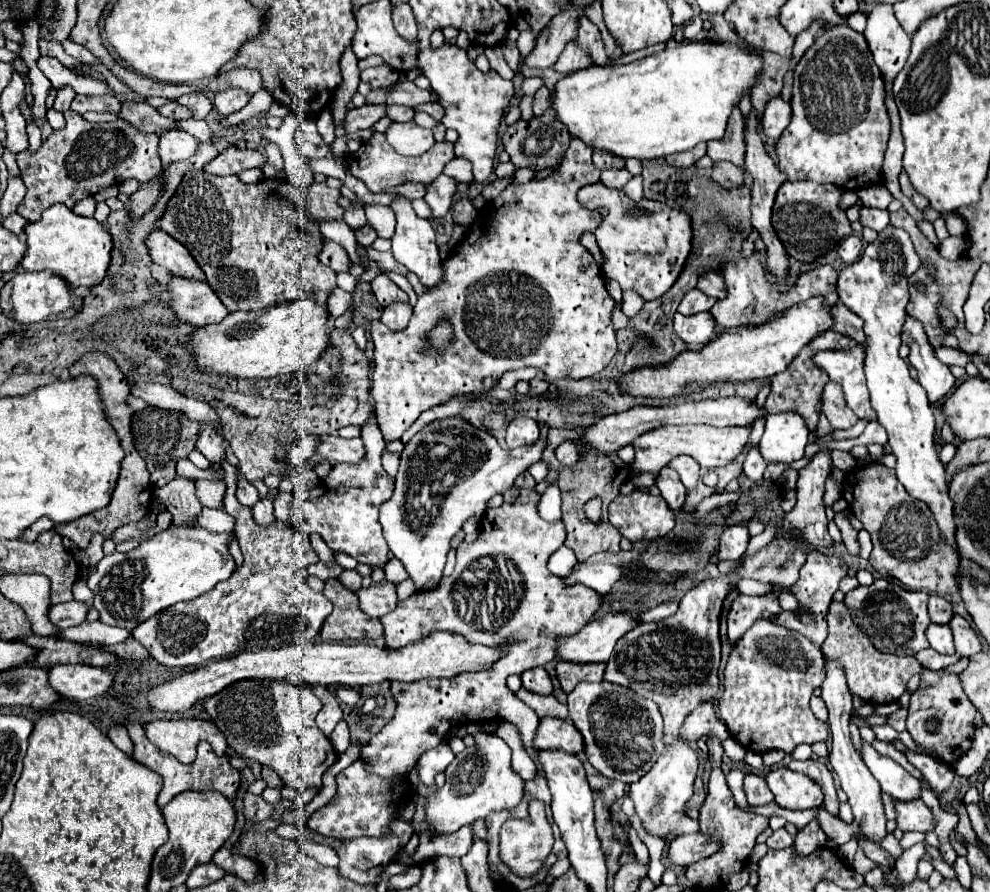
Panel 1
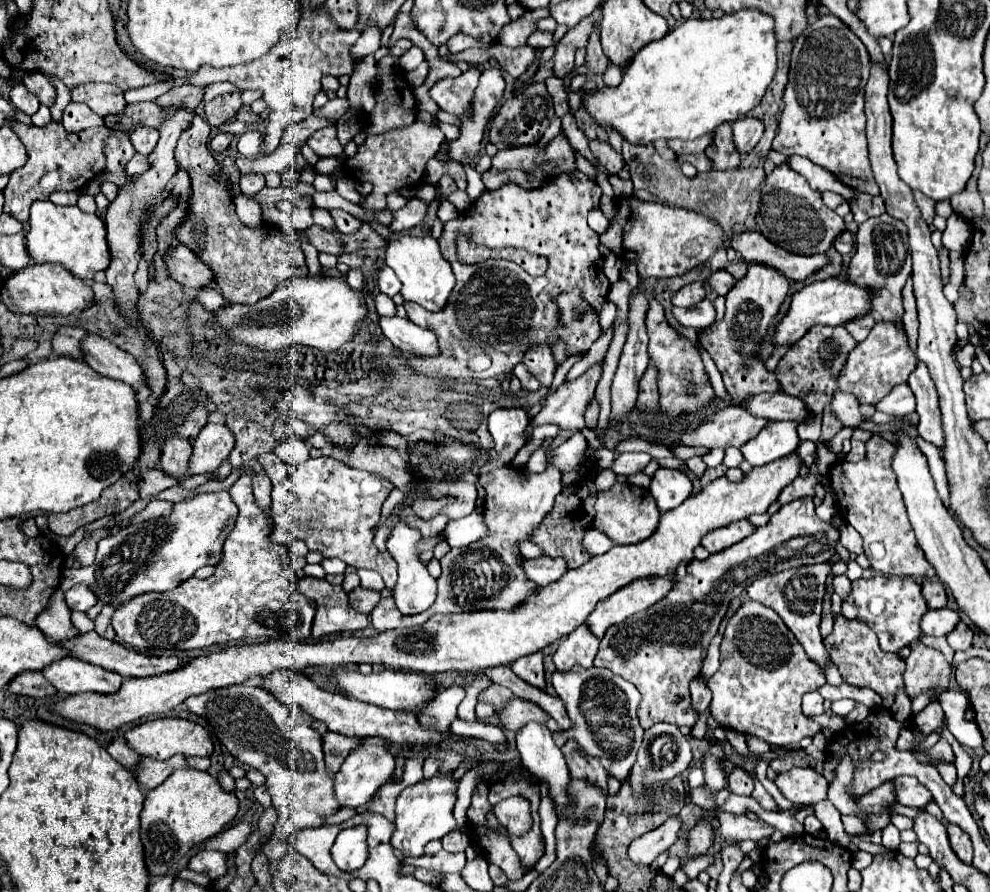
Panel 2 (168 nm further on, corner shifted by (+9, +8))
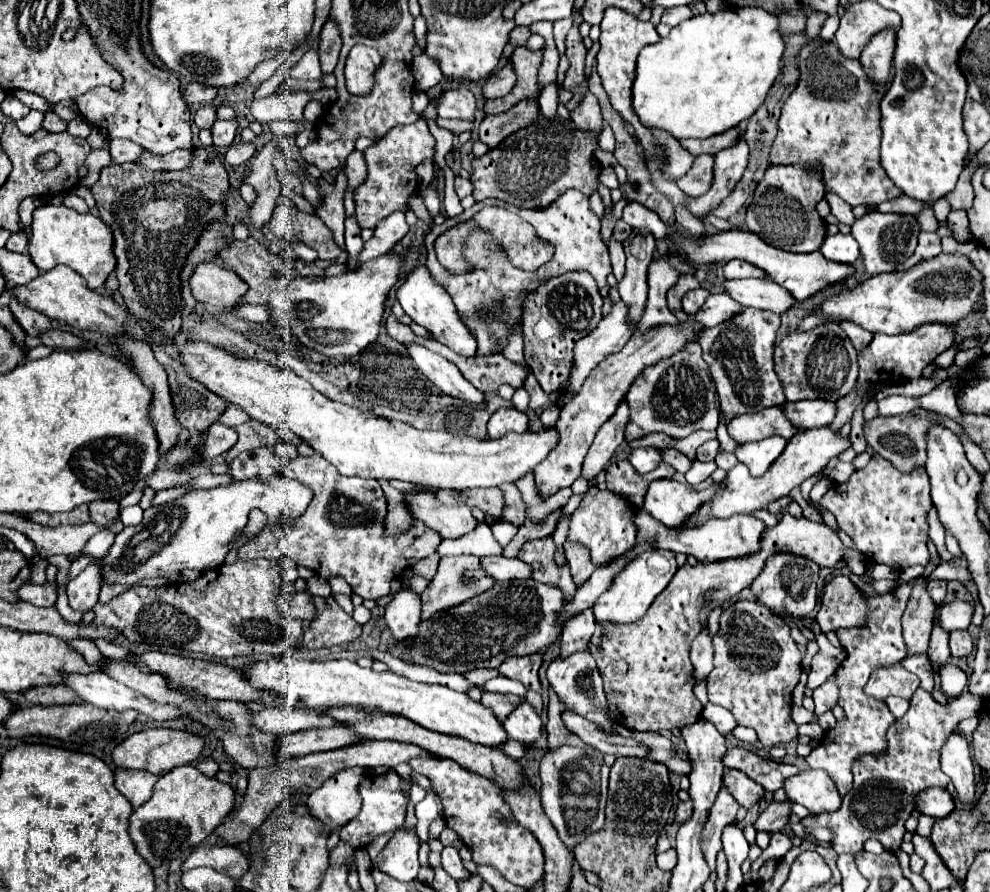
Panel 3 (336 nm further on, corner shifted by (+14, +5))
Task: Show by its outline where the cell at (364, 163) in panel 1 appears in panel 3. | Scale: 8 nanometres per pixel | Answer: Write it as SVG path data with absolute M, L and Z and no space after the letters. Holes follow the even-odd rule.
M424 119L412 125L398 125L390 129L386 137L380 137L364 155L368 163L368 179L354 191L354 217L362 229L376 229L378 221L394 211L406 213L410 209L408 199L416 193L416 165L434 157L434 137L428 131Z

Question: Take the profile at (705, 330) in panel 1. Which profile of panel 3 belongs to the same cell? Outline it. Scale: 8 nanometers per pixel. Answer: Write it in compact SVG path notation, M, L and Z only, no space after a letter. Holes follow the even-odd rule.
M722 293L722 295L710 295L708 301L702 305L702 309L694 315L694 319L706 327L716 327L722 321L728 321L728 319L740 315L742 311L744 311L744 307L738 301L734 301L732 297Z

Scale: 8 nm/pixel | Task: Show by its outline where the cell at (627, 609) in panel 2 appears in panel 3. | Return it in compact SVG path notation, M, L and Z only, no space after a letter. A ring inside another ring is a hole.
M650 549L644 551L640 557L634 557L628 561L628 565L616 573L612 579L612 585L608 587L606 593L602 593L594 605L594 615L596 621L620 621L620 623L630 623L640 617L644 617L646 609L652 605L652 601L666 589L670 579L674 577L678 565L676 565L676 553L672 551L662 551L662 549Z

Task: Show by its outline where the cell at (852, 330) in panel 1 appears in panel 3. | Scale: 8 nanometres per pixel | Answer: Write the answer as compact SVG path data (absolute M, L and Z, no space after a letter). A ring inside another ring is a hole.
M844 321L842 323L842 329L846 331L846 335L850 337L850 341L852 341L852 345L856 349L864 349L872 341L872 337L874 337L874 333L868 333L860 325L852 325L852 321Z

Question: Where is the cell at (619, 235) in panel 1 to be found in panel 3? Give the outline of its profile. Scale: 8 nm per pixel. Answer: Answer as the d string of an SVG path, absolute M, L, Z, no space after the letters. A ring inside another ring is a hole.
M722 231L716 235L708 235L700 241L692 241L692 239L678 235L676 247L678 247L680 255L684 255L688 261L698 263L698 265L702 265L702 263L726 263L730 259L744 259L744 261L764 269L768 277L772 277L778 285L784 285L798 301L806 301L806 299L814 297L818 291L826 289L828 285L844 281L854 273L852 265L828 261L822 257L820 251L814 251L808 255L782 251L782 249L776 249L772 245L766 245L760 237L756 237L750 231Z

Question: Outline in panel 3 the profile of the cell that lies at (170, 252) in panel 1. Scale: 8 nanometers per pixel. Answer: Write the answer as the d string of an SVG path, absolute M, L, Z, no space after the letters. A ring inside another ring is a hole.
M200 263L190 277L190 287L198 301L222 311L232 311L248 291L248 285L236 273L222 269L218 263Z

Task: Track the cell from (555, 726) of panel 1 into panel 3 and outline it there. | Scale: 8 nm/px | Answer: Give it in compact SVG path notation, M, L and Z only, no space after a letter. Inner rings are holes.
M482 691L480 703L484 707L490 707L494 711L494 715L500 721L504 721L504 717L508 717L508 713L512 713L512 709L518 707L520 697L516 697L512 693L490 693L490 691Z

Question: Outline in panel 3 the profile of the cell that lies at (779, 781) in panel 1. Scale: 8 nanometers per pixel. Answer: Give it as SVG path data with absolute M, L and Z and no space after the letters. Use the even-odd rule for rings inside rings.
M822 769L802 771L790 777L784 785L784 791L792 801L804 805L810 815L836 811L842 805L842 797L834 781L828 779L828 773L822 773Z

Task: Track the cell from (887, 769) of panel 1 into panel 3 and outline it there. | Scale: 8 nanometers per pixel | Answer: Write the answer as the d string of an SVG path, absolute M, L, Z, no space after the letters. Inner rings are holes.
M924 789L918 797L916 797L916 809L924 815L930 815L934 819L942 819L948 813L952 813L954 805L952 805L952 795L946 789Z

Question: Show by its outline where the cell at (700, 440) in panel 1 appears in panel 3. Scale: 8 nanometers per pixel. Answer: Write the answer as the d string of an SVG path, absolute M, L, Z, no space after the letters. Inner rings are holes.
M768 407L754 415L740 415L734 417L728 423L728 433L738 443L750 443L760 441L770 435L780 435L784 439L790 439L798 429L788 423L788 417L784 417L784 407Z

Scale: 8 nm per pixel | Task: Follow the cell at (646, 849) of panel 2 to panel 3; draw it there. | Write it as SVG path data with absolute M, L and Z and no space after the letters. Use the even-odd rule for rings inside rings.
M692 799L680 801L678 807L676 807L676 821L684 823L684 821L688 821L690 817L692 817Z

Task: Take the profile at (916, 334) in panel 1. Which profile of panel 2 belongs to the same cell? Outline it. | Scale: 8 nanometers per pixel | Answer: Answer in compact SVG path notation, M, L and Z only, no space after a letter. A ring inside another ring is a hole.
M917 362L917 368L909 376L909 388L917 400L919 414L919 436L925 442L931 442L943 448L943 430L941 430L941 414L937 406L937 388L933 386L933 378L929 378L929 368L923 362Z

